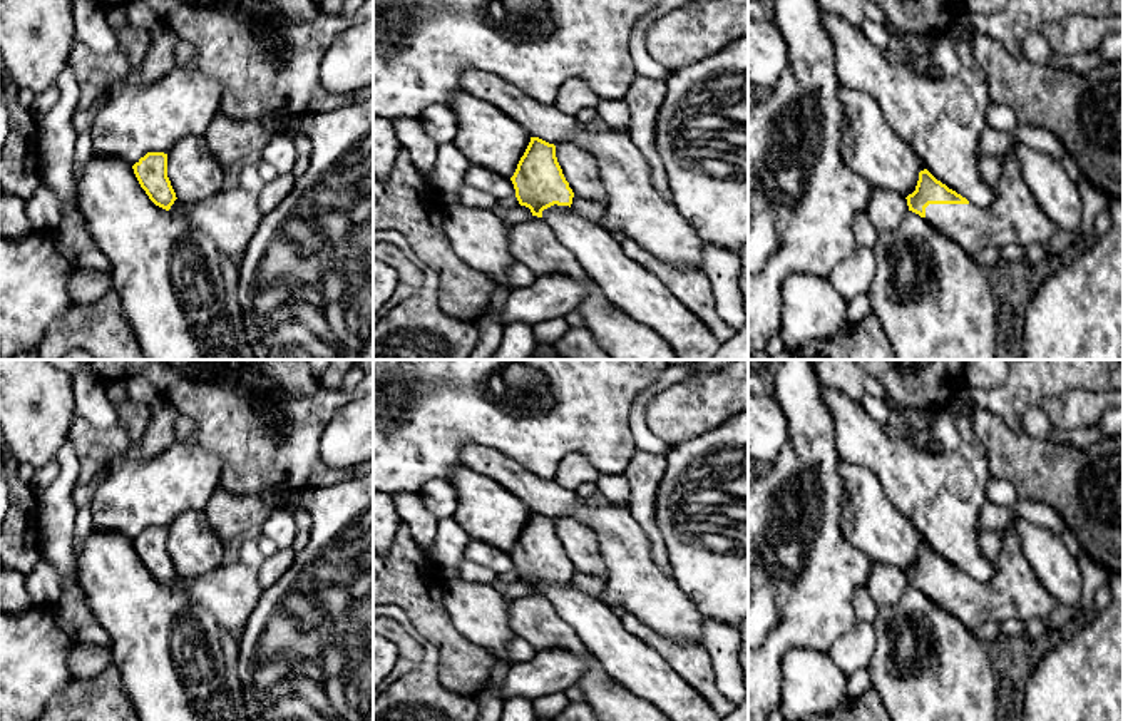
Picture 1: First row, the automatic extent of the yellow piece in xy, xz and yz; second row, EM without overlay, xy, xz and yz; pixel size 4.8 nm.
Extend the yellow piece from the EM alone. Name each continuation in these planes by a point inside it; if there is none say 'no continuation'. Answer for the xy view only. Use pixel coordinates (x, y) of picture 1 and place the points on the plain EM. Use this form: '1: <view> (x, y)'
no continuation

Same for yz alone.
1: yz (1015, 593)

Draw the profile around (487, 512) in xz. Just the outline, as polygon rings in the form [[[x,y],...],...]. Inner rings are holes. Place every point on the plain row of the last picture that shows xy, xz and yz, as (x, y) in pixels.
[[[465,465],[450,468],[444,478],[457,492],[454,519],[465,534],[510,554],[532,510],[500,483]]]

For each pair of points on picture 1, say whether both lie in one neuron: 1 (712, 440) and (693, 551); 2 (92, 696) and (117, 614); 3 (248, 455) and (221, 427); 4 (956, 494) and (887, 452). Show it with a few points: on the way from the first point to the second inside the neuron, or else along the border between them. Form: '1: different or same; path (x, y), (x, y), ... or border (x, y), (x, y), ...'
1: same; path (683, 465), (676, 472), (666, 496), (668, 522)
2: different; border (111, 663), (129, 698)
3: same; path (243, 449), (228, 434)
4: same; path (939, 494), (921, 485), (904, 469)

